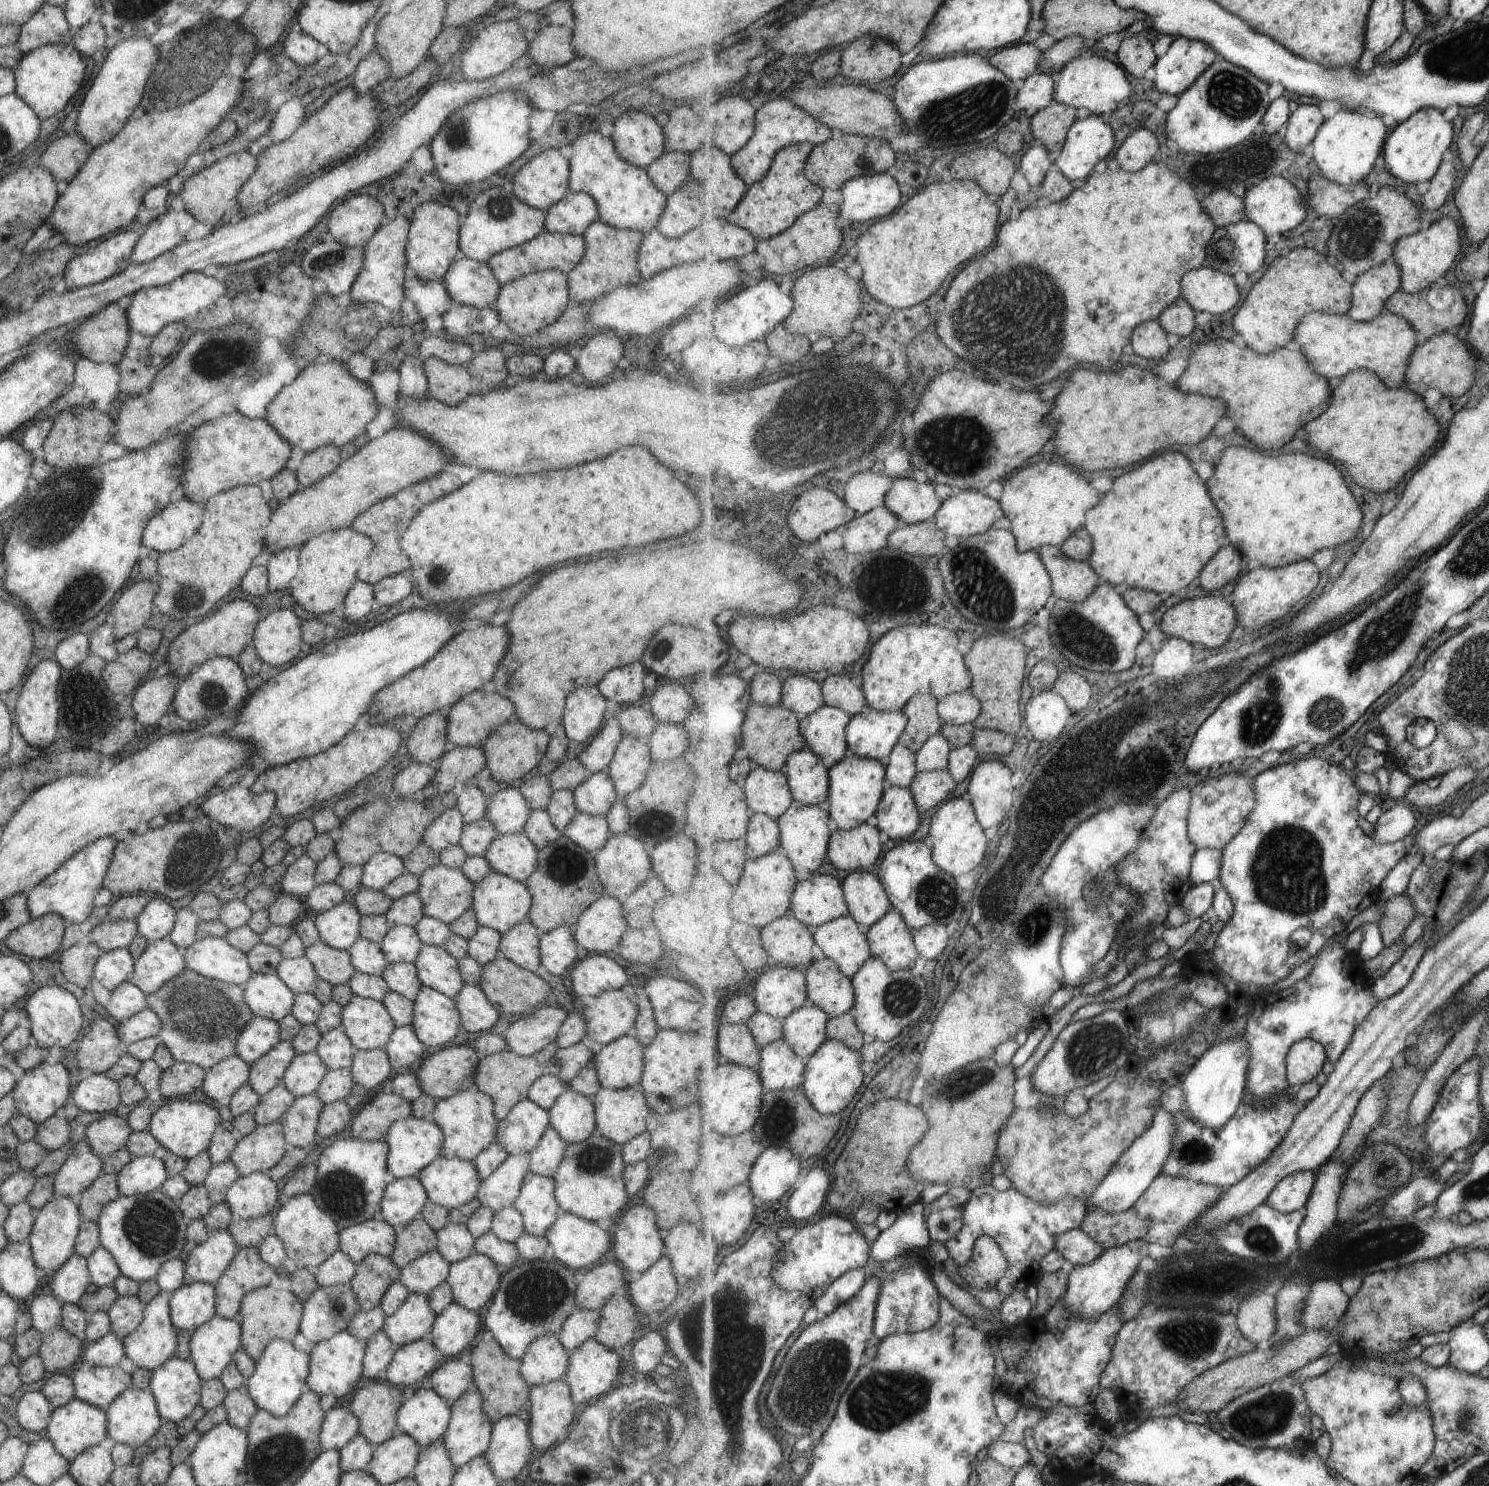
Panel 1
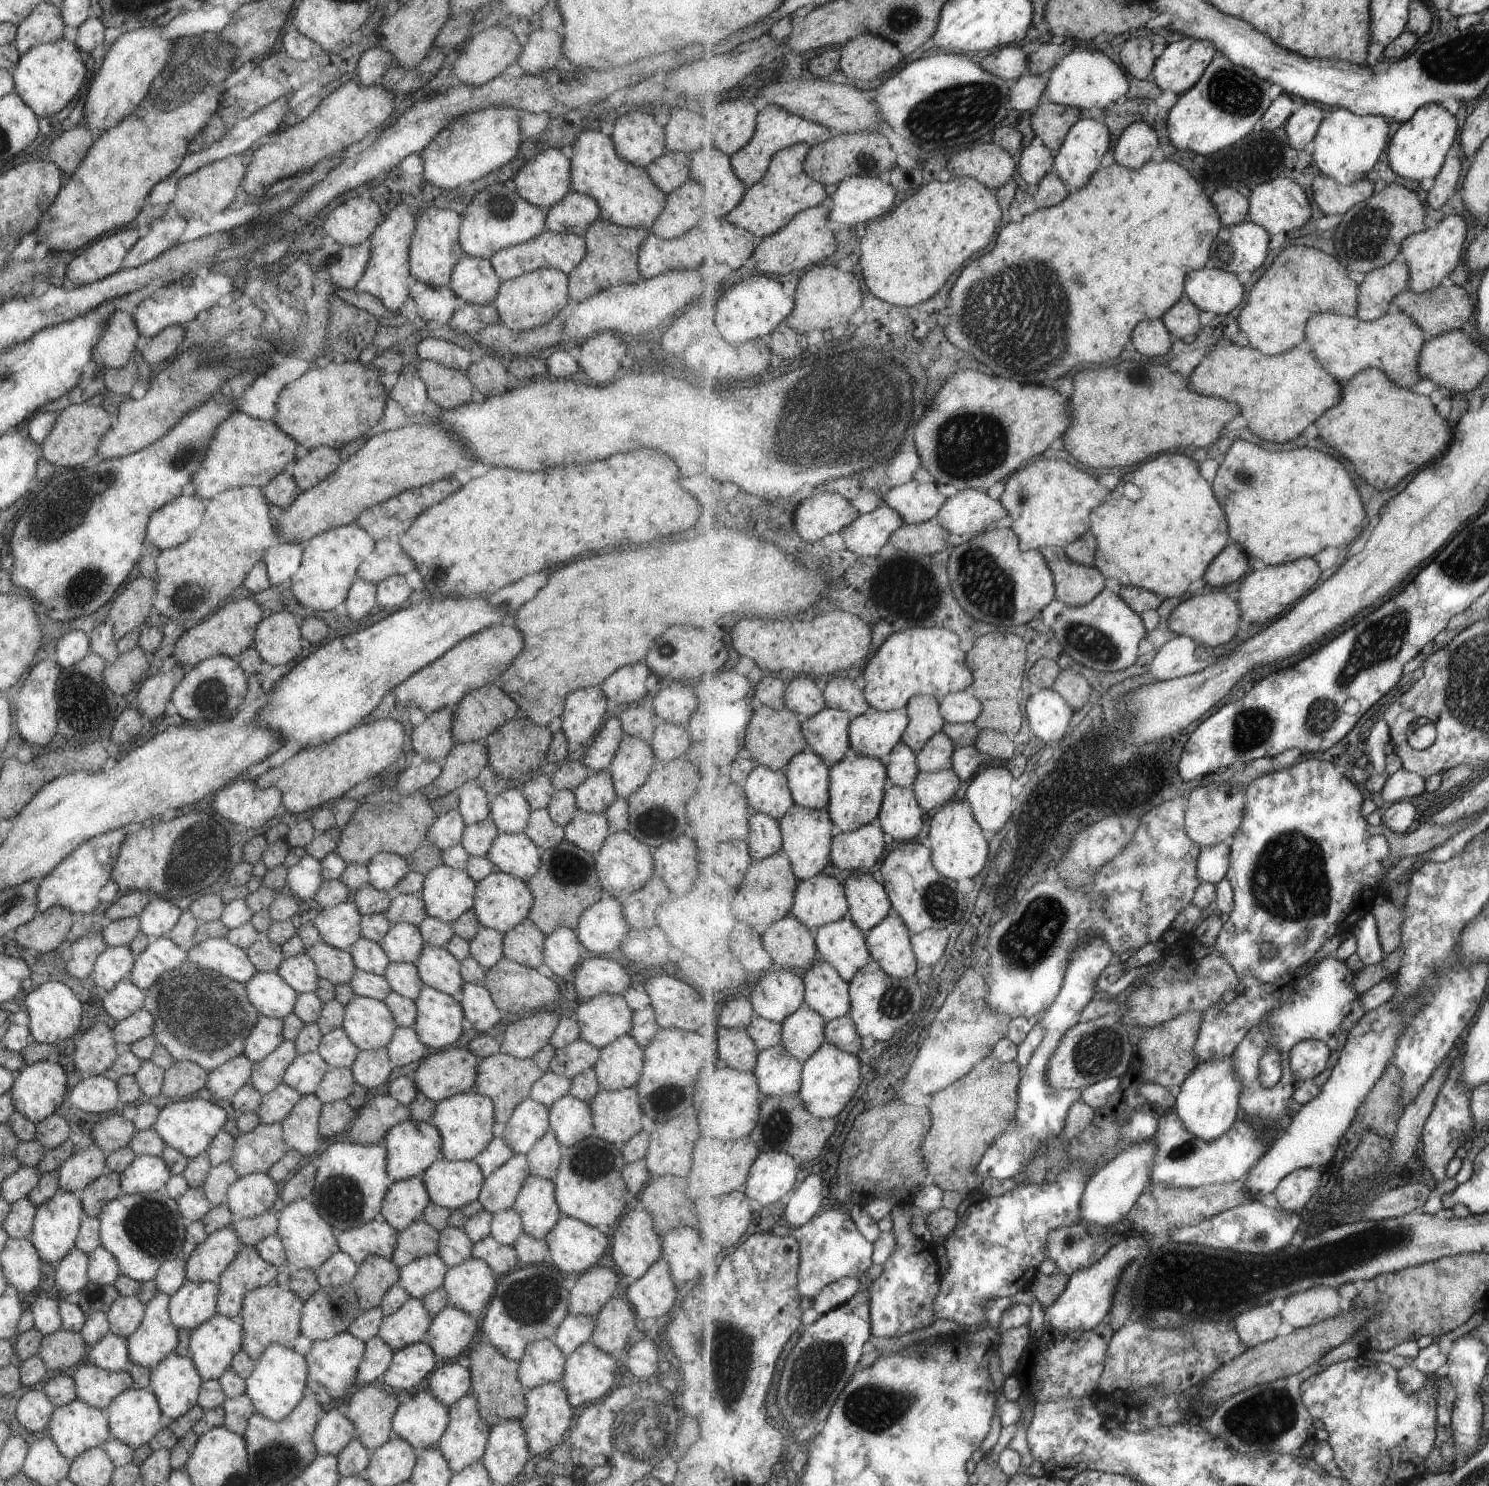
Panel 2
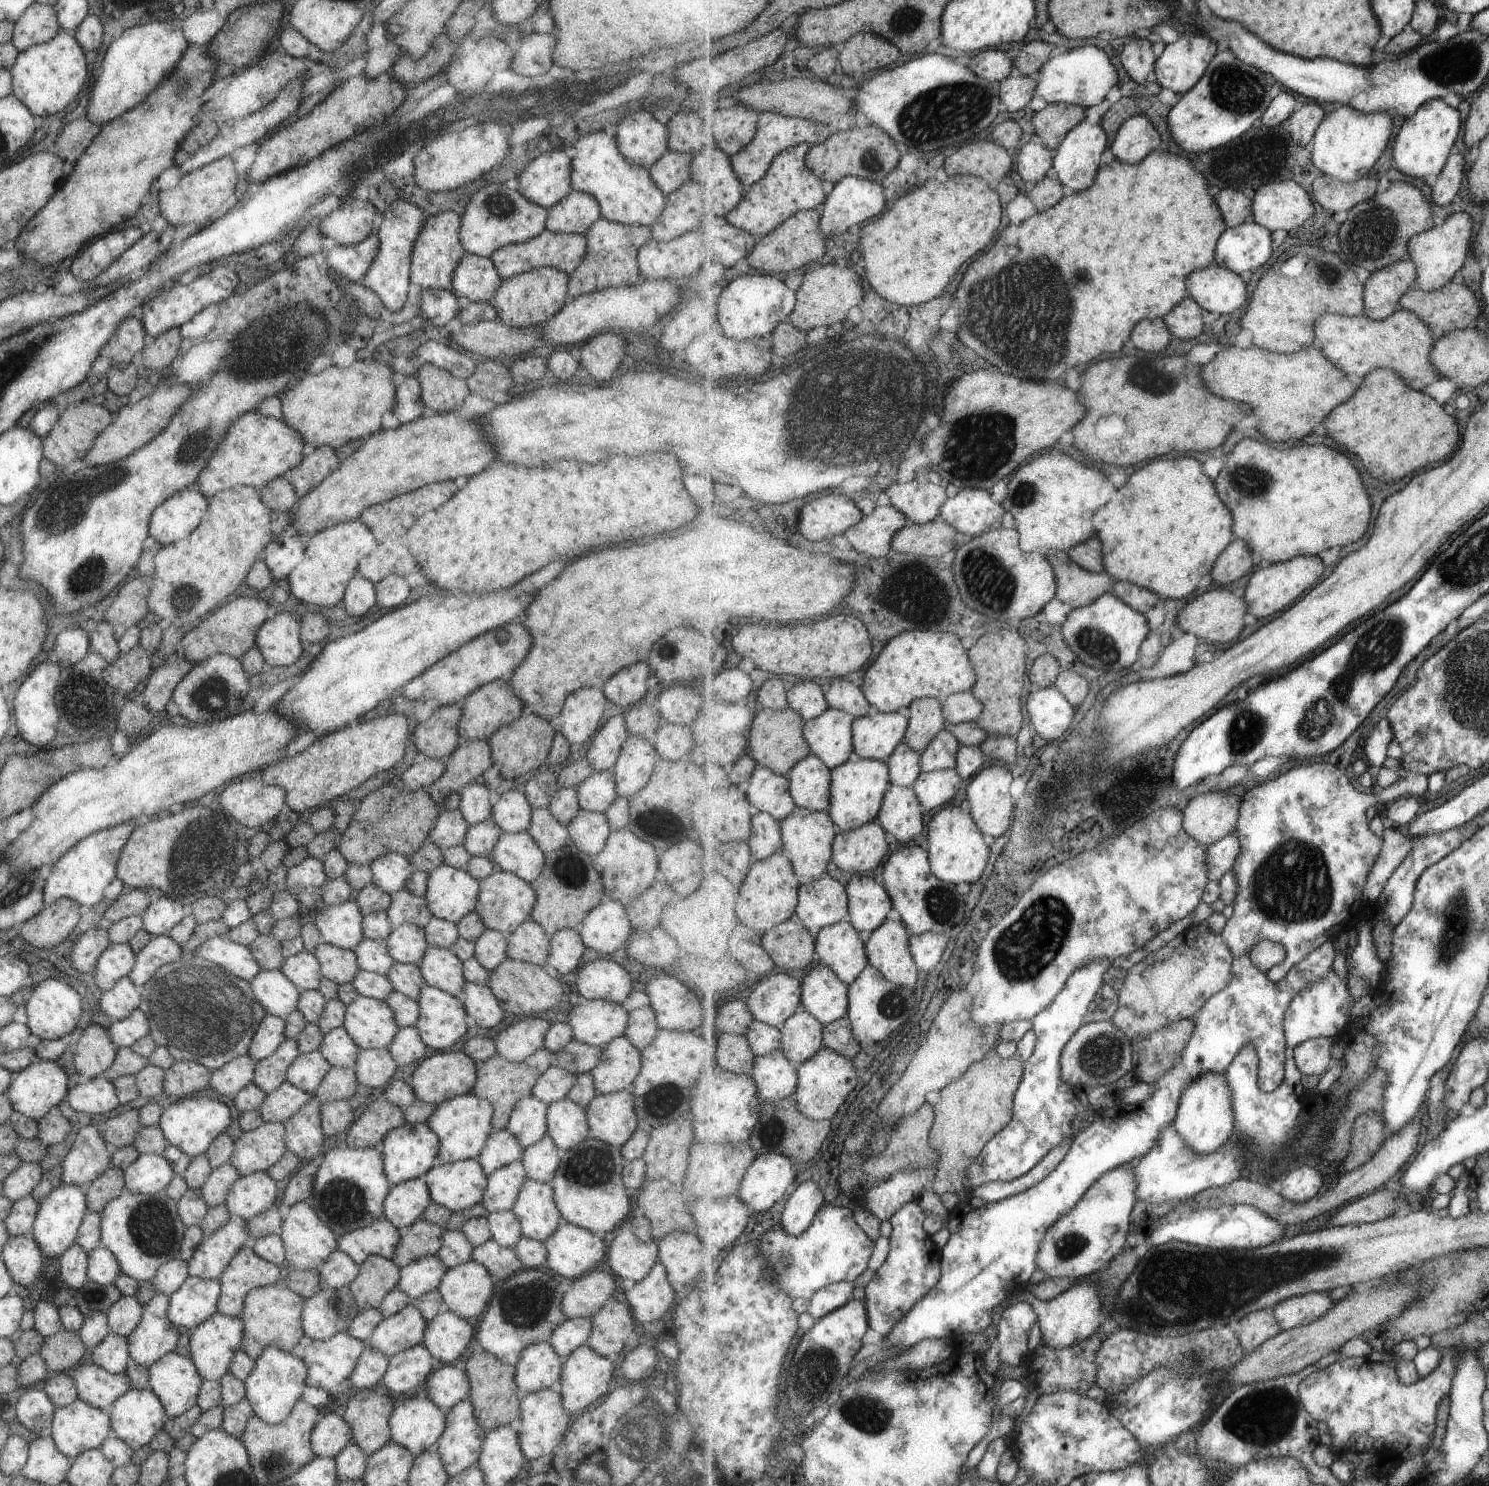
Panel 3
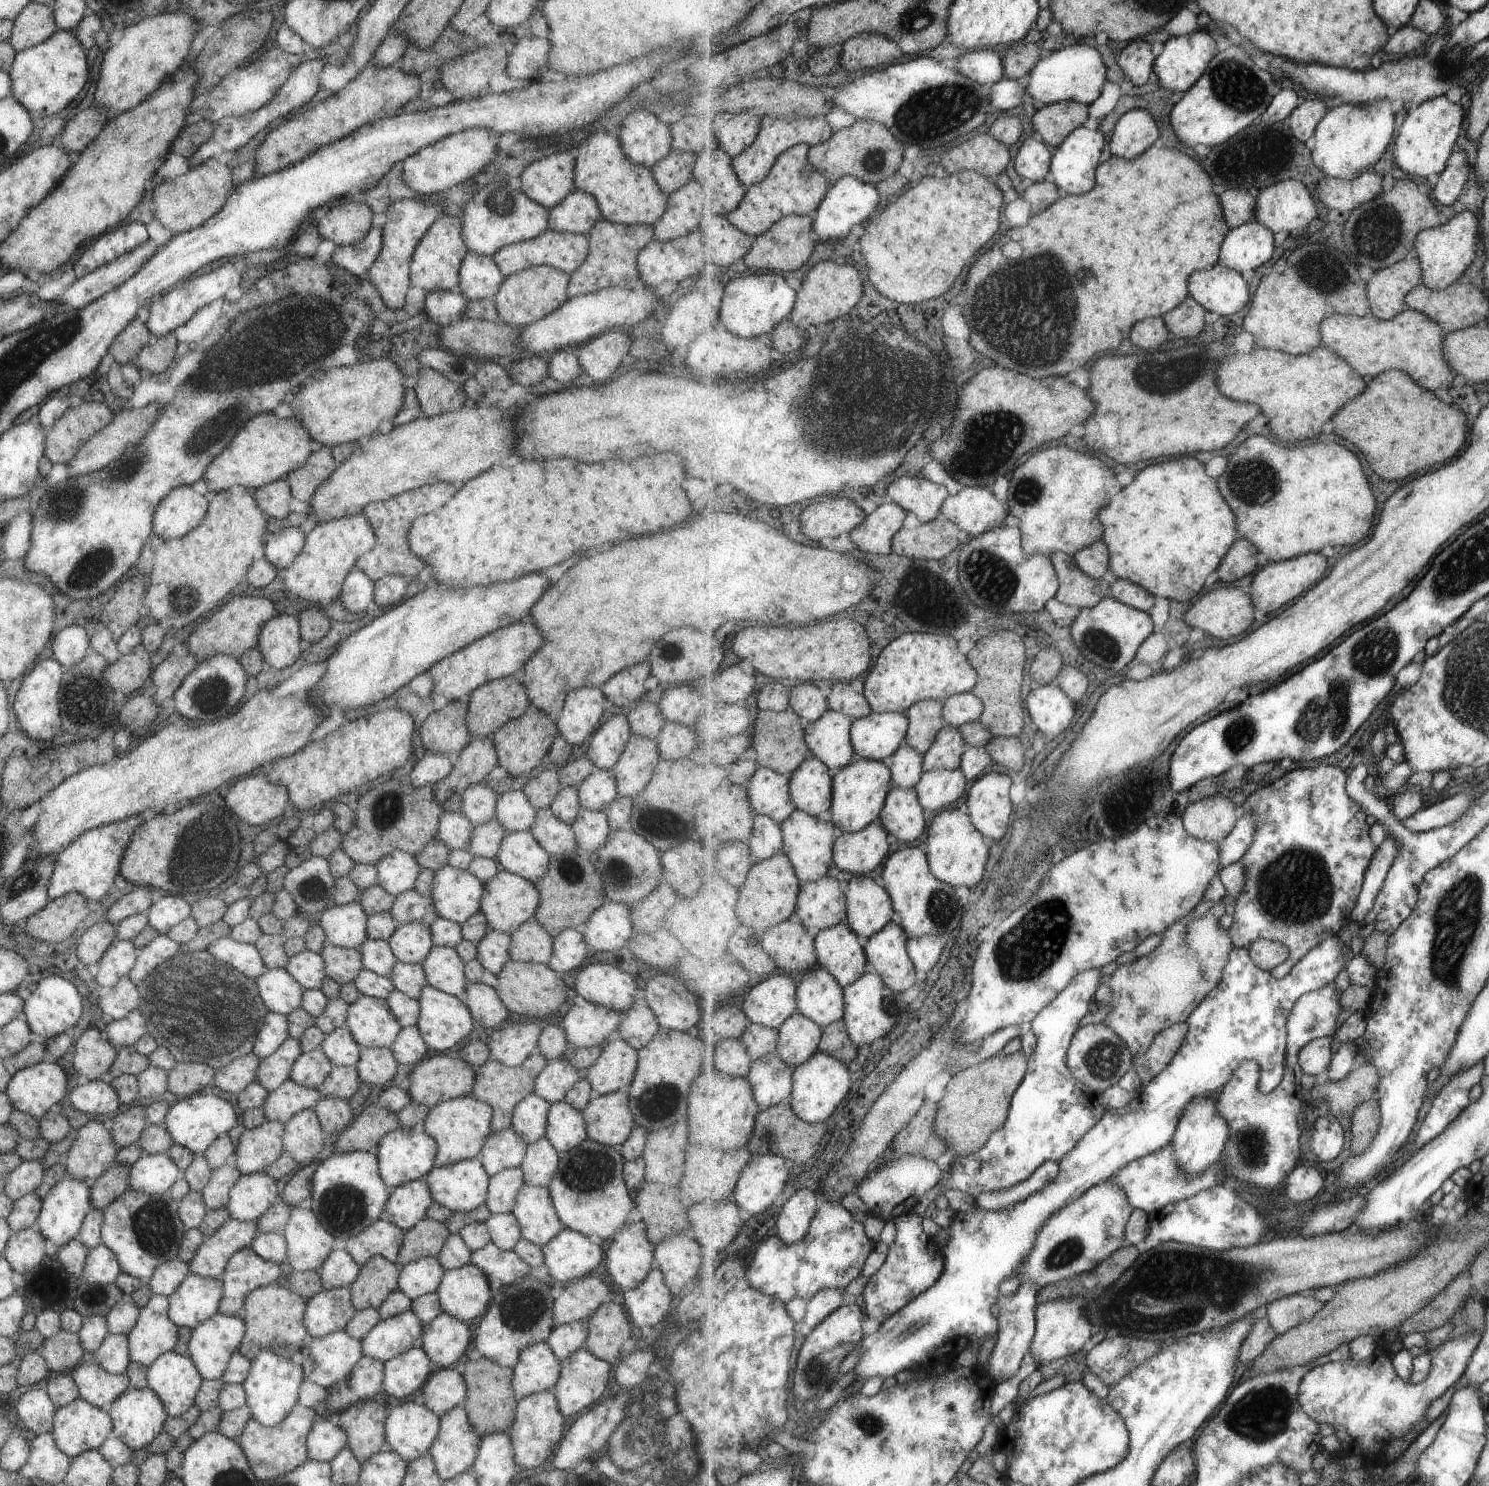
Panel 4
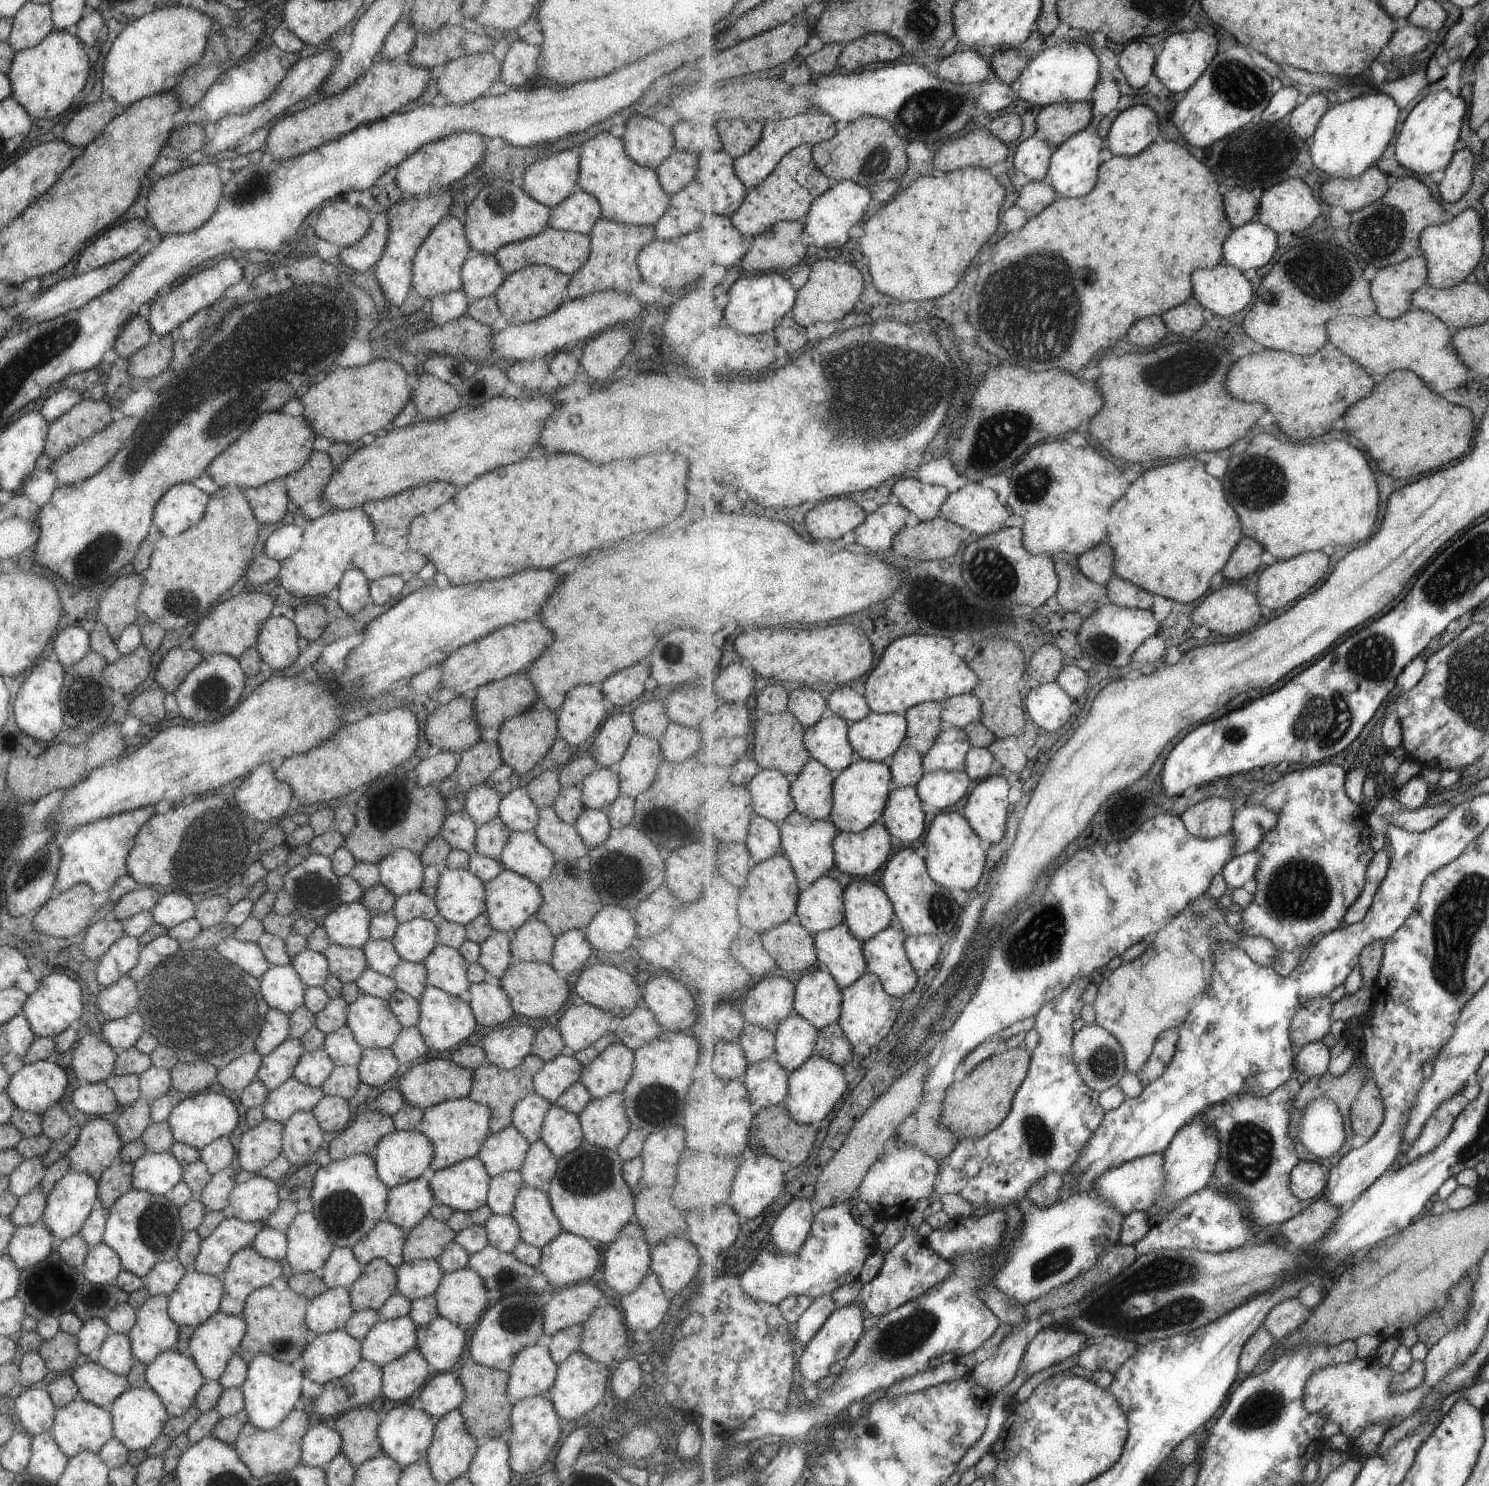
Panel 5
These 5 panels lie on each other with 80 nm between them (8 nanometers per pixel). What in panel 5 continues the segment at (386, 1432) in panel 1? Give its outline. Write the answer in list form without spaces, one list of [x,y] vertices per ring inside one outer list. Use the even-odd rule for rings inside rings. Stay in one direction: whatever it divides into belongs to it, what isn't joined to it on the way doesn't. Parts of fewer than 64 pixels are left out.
[[[360,1406],[335,1417],[333,1428],[340,1434],[340,1452],[354,1467],[381,1453],[376,1435],[379,1419],[370,1406]]]

